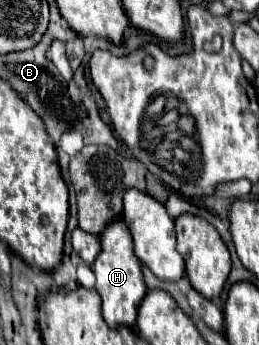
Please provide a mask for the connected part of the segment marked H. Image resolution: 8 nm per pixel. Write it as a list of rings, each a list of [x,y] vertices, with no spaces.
[[[117,218],[117,220],[109,222],[109,226],[105,226],[105,230],[99,234],[99,240],[101,240],[101,250],[91,268],[95,272],[97,292],[103,302],[103,318],[111,328],[117,328],[117,326],[131,328],[137,320],[139,304],[141,304],[143,296],[147,294],[143,274],[141,274],[141,262],[133,254],[131,232],[125,226],[125,222],[121,218]]]

